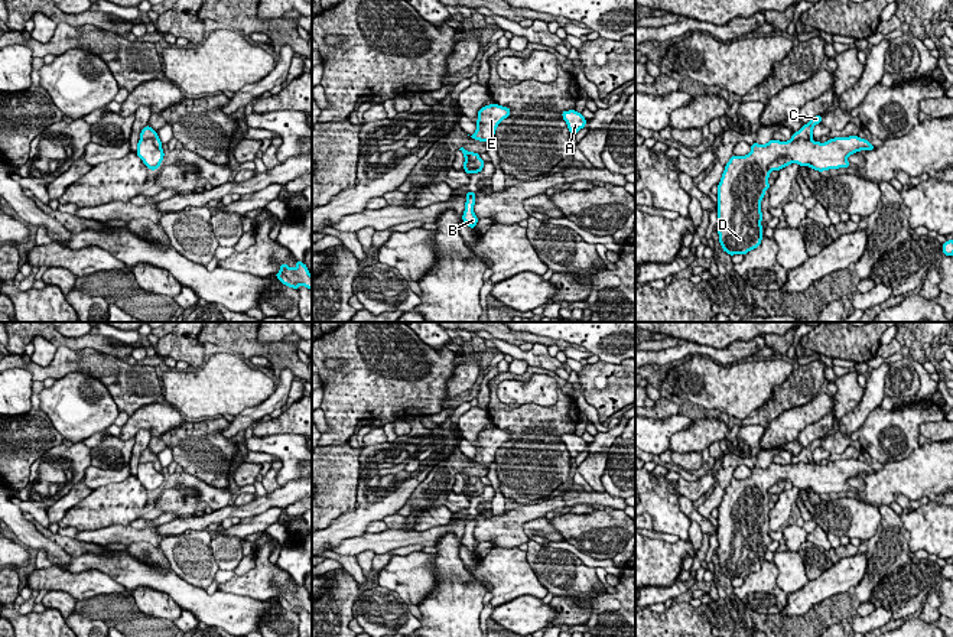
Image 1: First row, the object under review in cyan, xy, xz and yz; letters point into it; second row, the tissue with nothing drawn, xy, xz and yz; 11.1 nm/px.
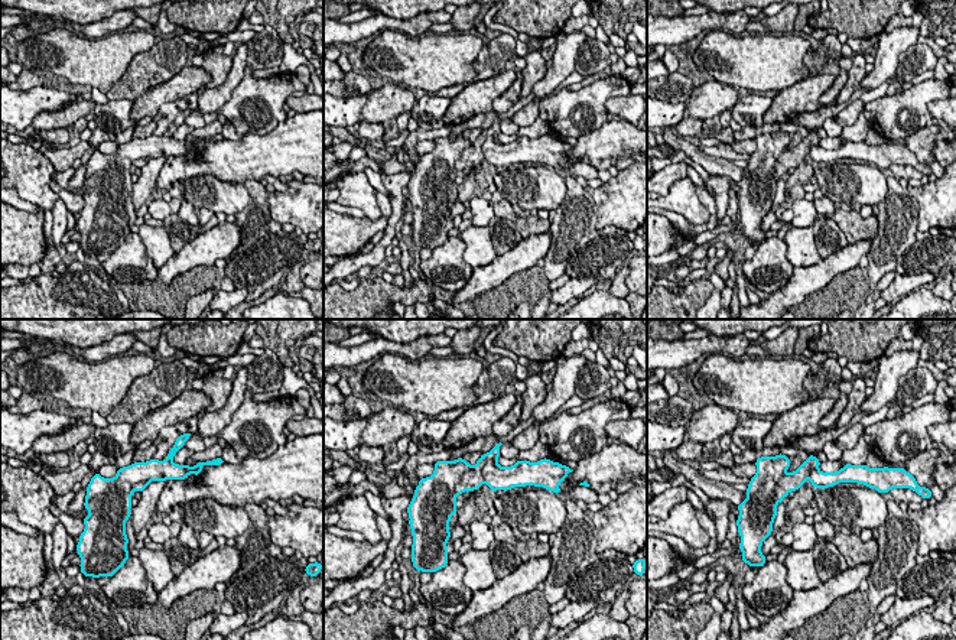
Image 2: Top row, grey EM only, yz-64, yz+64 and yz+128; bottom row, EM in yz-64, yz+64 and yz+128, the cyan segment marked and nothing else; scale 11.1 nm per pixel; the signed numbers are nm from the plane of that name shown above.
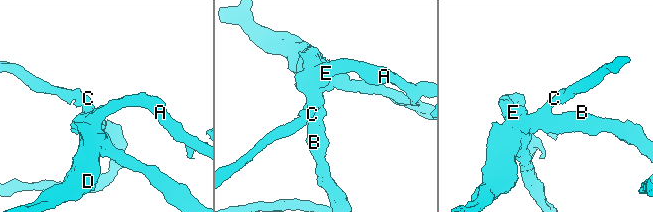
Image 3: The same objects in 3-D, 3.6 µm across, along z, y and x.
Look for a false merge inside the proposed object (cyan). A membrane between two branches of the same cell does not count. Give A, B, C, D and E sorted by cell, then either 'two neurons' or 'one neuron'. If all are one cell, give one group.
A B D E / C | two neurons

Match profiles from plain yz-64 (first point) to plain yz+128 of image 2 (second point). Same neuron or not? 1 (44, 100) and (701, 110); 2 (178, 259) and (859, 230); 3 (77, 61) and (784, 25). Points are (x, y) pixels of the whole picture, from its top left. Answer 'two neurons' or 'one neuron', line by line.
1: two neurons
2: two neurons
3: two neurons

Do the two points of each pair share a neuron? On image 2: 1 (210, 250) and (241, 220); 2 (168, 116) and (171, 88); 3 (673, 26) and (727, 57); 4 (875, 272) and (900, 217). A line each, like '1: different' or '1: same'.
1: different
2: different
3: different
4: same

